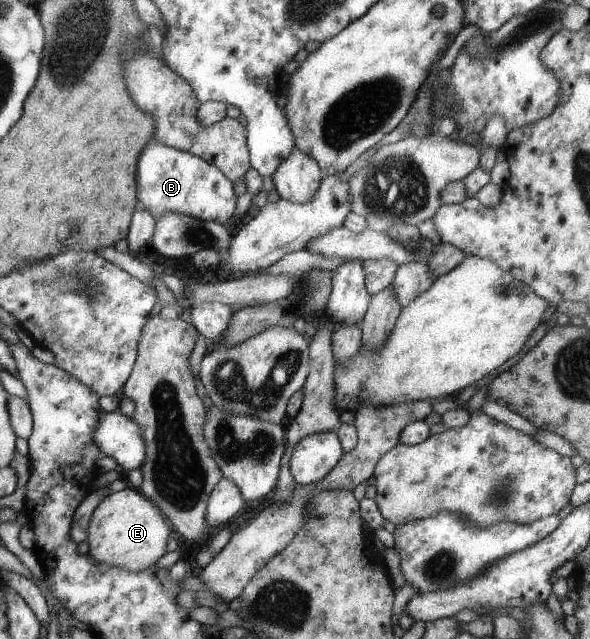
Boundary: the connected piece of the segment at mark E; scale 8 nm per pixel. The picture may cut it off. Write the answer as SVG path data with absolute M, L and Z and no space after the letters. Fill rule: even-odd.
M127 485L125 489L107 496L95 512L85 548L98 562L138 572L164 557L169 533L171 529L164 513L145 494Z

